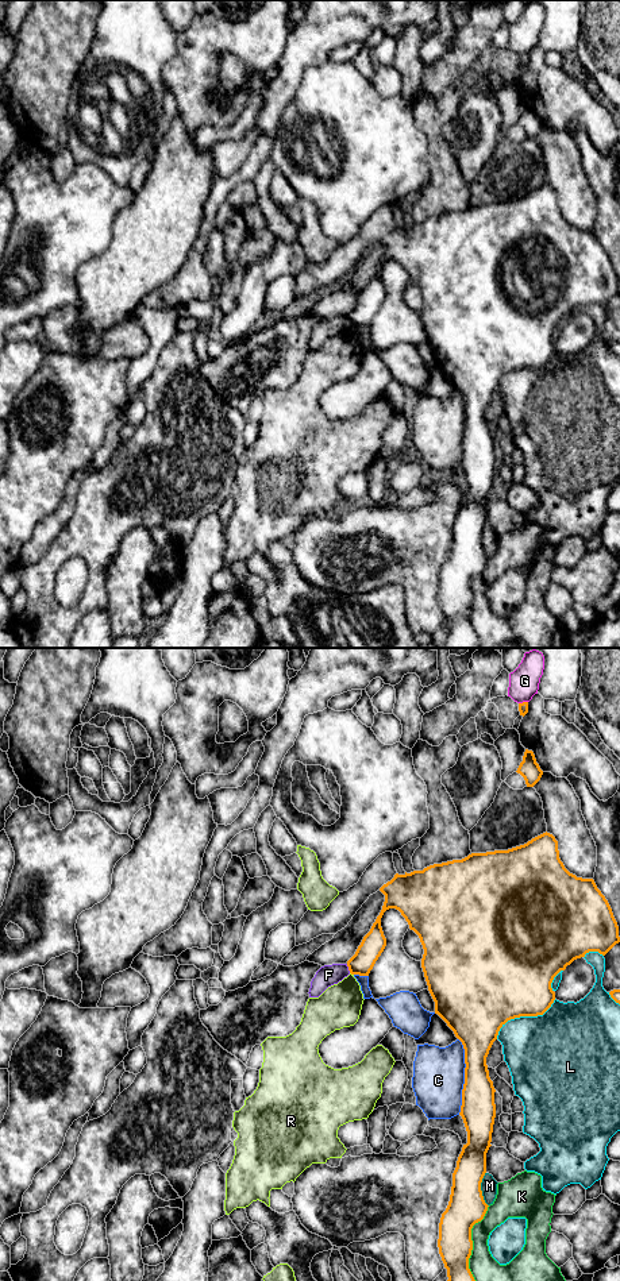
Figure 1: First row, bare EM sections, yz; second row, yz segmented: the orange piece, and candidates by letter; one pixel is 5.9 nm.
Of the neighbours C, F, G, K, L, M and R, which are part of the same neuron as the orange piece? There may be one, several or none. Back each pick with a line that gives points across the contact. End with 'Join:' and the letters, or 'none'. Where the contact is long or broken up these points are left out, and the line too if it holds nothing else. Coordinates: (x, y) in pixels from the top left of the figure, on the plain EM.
Join: none

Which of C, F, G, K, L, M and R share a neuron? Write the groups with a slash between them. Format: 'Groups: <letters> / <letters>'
Groups: C / F / G / K / L / M / R

